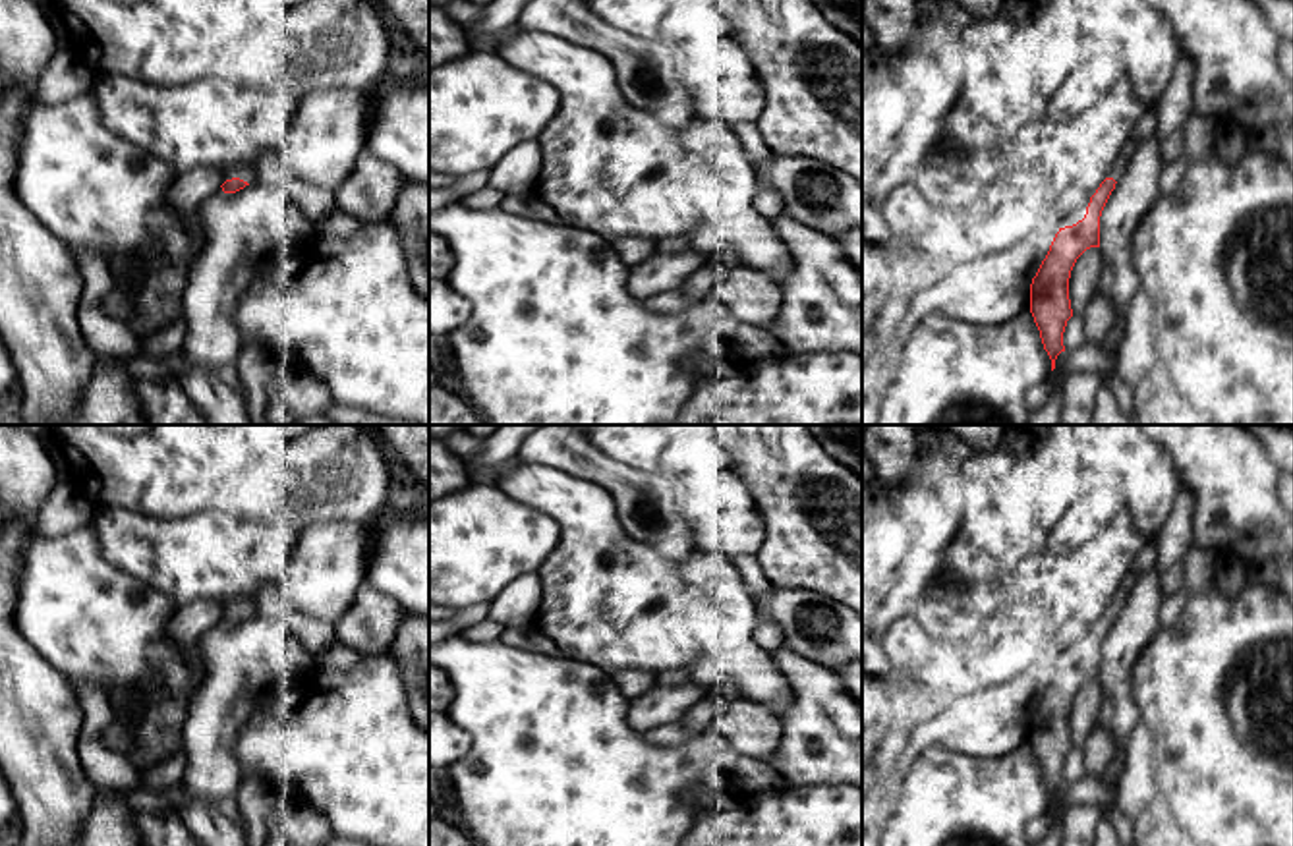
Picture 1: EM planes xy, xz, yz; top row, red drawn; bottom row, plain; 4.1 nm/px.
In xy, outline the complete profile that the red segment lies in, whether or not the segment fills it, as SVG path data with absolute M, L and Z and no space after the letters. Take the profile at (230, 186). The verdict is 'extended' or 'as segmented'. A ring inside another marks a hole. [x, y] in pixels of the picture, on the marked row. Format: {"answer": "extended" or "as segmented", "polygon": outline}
{"answer": "extended", "polygon": "M240 164L226 170L224 183L220 187L224 193L236 193L255 182L257 182L255 168L247 164Z"}

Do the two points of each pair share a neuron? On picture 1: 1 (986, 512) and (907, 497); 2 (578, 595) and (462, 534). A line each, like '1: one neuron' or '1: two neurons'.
1: two neurons
2: two neurons

